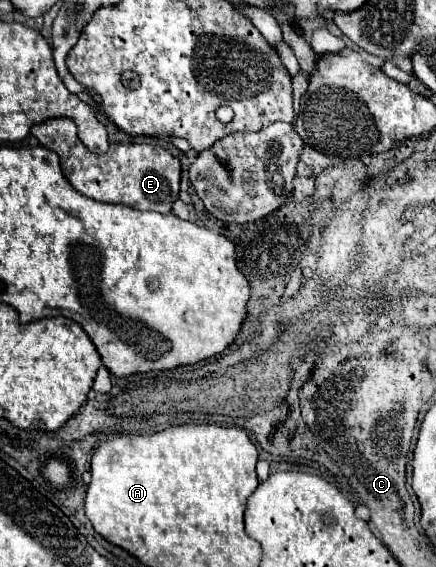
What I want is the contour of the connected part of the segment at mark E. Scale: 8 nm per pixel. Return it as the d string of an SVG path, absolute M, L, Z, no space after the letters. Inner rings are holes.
M59 117L39 123L31 129L31 133L39 139L39 143L51 151L55 151L61 159L61 169L71 185L95 199L105 203L123 203L141 211L157 211L171 213L173 201L179 197L179 179L181 165L179 161L157 145L121 145L111 143L109 151L103 155L93 155L85 149L85 145L77 137L77 127L71 119Z

